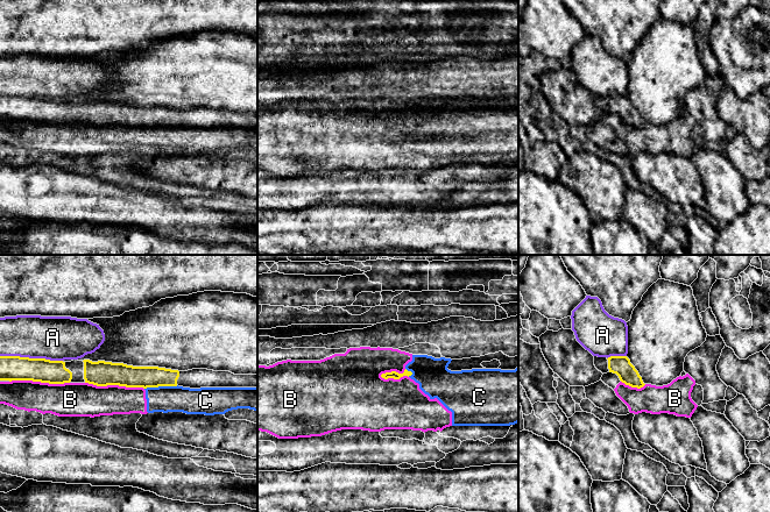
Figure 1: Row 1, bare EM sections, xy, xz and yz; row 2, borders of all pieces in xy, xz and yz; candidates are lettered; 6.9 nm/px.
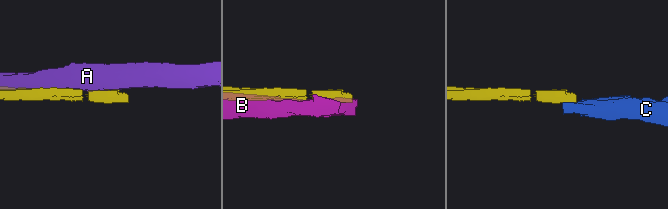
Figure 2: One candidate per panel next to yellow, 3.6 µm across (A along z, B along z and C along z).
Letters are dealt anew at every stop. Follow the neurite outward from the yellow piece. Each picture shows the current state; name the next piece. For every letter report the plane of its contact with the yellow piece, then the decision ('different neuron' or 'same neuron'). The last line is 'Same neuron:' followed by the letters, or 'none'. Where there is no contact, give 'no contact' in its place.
A: meets yellow in xy; different neuron
B: meets yellow in xy; different neuron
C: meets yellow in xy; different neuron
Same neuron: none

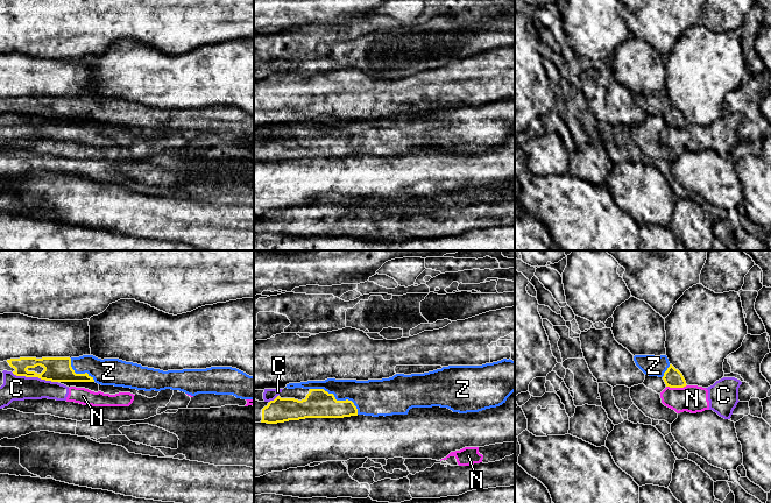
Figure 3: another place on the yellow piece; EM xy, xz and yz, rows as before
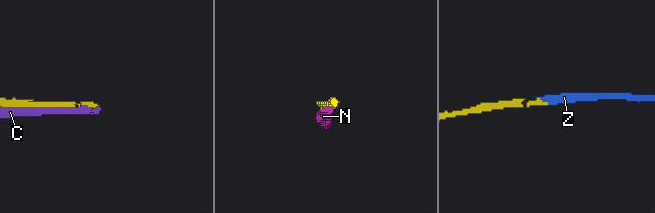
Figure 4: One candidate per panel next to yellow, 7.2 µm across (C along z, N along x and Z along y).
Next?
C: meets yellow in xy; different neuron
N: meets yellow in yz; different neuron
Z: meets yellow in xz; same neuron
Same neuron: Z

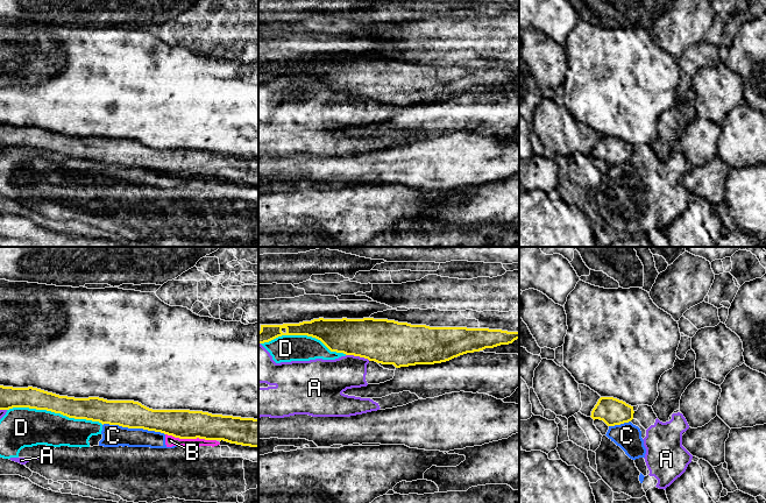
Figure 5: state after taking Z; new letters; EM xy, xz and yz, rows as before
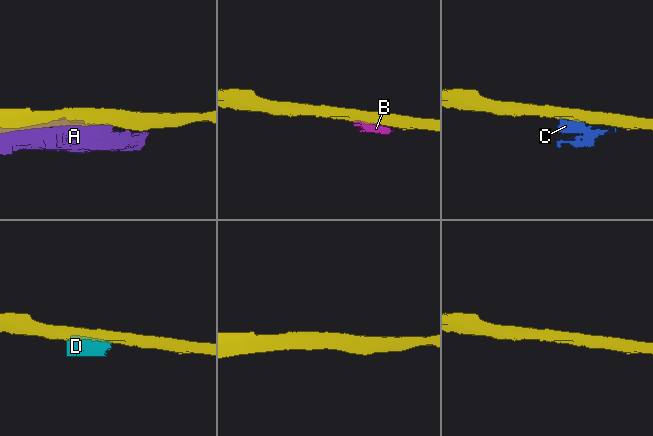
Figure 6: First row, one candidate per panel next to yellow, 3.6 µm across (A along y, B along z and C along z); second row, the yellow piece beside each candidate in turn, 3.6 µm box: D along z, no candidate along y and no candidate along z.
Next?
A: meets yellow in xz; different neuron
B: meets yellow in xy; different neuron
C: meets yellow in xy; different neuron
D: meets yellow in xy; different neuron
Same neuron: none

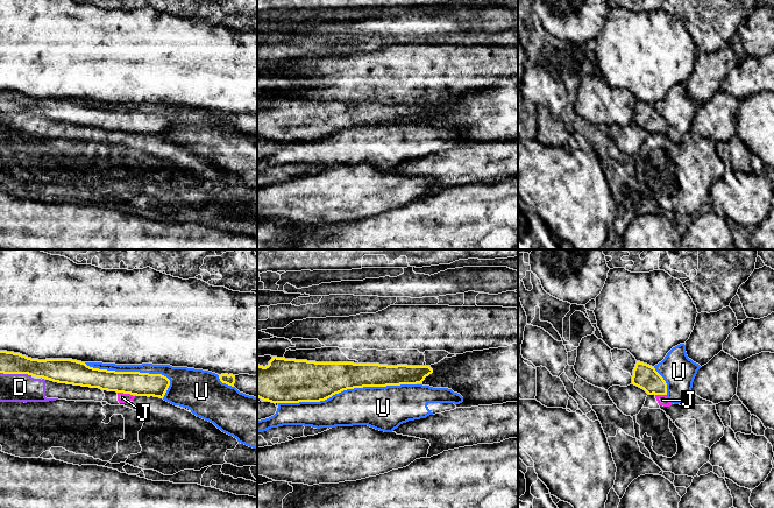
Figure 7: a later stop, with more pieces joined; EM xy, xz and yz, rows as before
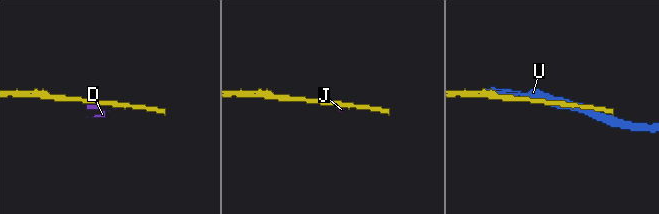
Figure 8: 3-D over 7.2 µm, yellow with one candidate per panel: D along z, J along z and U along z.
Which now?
D: meets yellow in xy; different neuron
J: meets yellow in xy; different neuron
U: meets yellow in xz; different neuron
Same neuron: none

